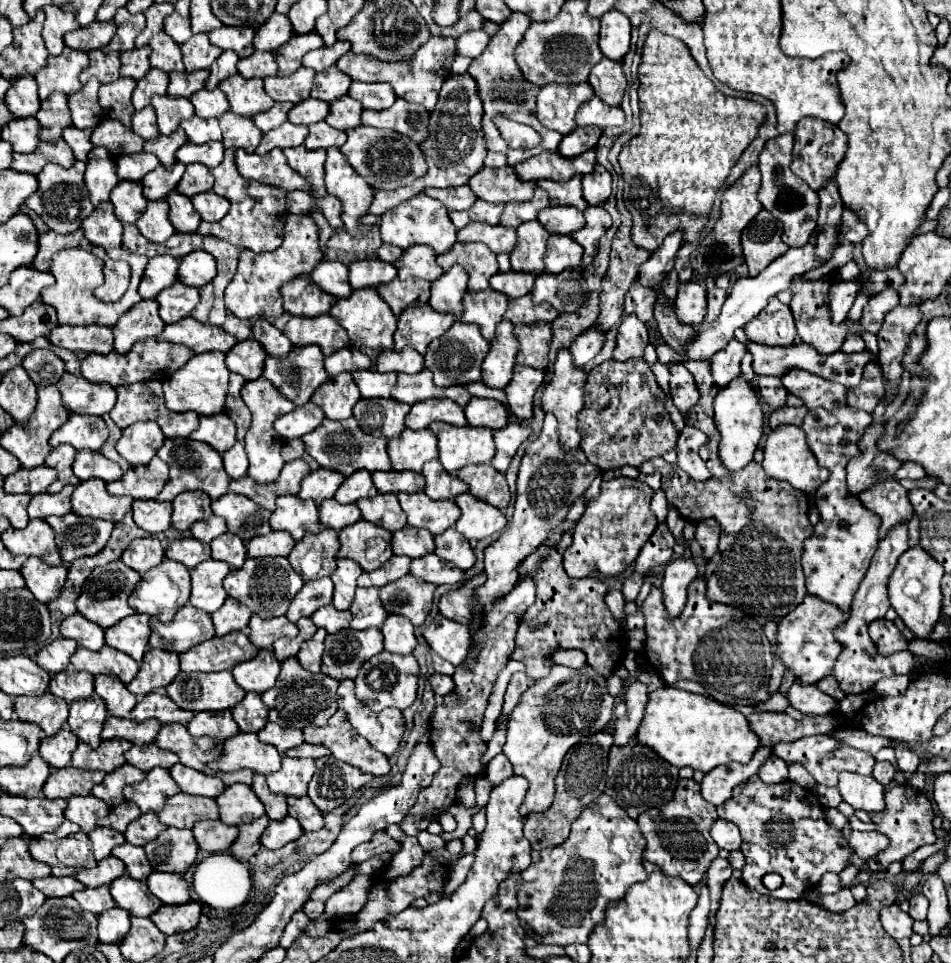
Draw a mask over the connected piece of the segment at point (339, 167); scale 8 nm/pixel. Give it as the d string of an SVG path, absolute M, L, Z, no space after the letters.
M338 147L328 149L326 157L326 185L328 193L342 201L342 221L346 233L352 237L366 237L372 225L360 223L372 205L372 187L348 165L348 159Z

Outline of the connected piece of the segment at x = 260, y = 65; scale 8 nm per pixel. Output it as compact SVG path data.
M254 51L250 57L244 57L238 61L238 73L244 79L264 79L264 77L274 77L278 75L278 65L272 53L260 53Z

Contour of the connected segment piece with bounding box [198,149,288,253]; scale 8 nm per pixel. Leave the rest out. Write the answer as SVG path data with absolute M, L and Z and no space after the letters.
M226 149L224 151L224 161L216 169L212 169L210 173L216 179L212 191L216 195L226 197L232 203L232 207L222 221L212 223L210 227L200 227L198 233L218 237L218 239L228 241L236 247L252 249L254 253L276 249L282 241L284 217L288 215L288 211L286 211L286 191L280 189L280 187L268 187L268 185L260 185L258 181L248 181L248 179L240 177L240 173L236 171L236 163L234 163L234 149Z

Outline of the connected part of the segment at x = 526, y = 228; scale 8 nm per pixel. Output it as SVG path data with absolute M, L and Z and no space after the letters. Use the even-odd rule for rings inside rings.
M528 221L520 225L516 233L518 233L518 243L510 253L512 269L520 273L532 273L532 275L544 273L542 257L550 233L538 221Z

